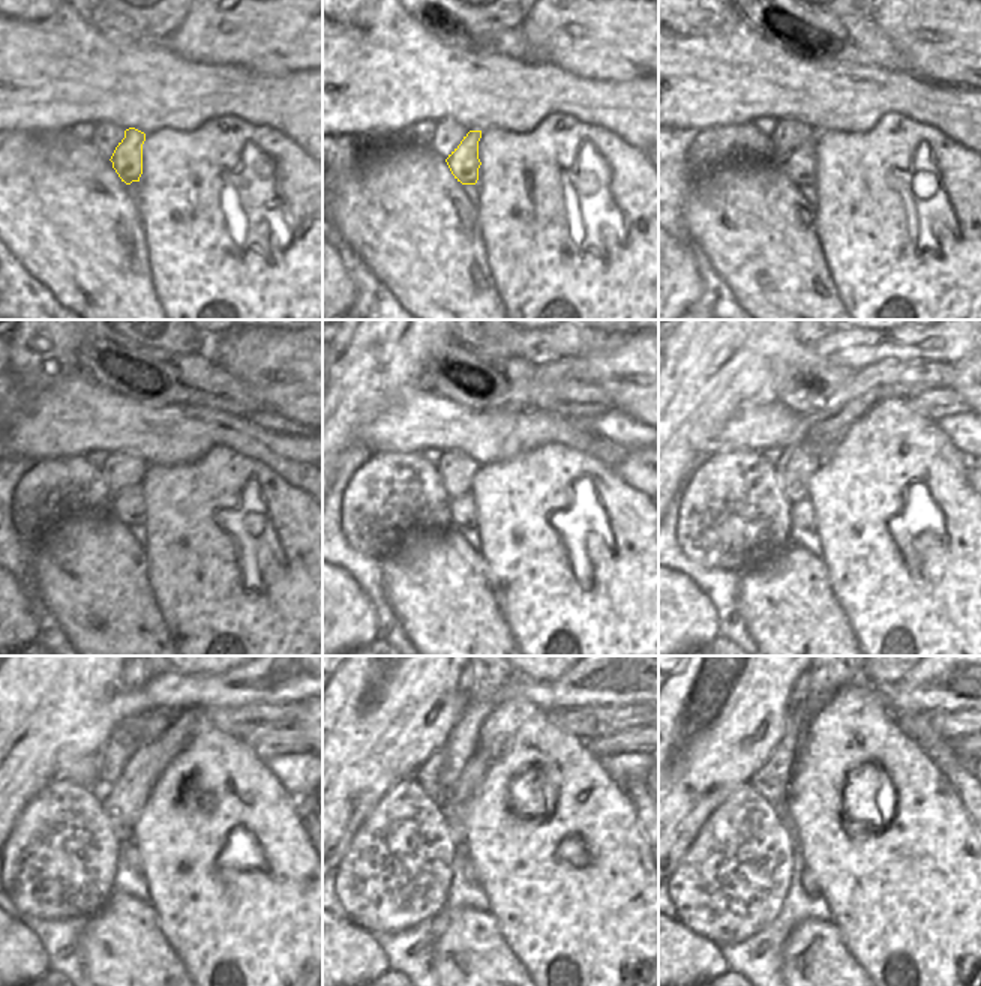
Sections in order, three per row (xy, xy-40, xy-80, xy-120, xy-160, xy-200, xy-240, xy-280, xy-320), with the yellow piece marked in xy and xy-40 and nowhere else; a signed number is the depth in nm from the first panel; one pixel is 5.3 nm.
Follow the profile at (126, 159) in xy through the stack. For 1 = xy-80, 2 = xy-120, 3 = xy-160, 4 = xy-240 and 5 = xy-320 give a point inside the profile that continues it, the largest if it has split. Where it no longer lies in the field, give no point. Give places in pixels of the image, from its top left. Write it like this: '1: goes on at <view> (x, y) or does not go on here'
1: goes on at xy-80 (800, 167)
2: goes on at xy-120 (128, 505)
3: goes on at xy-160 (464, 514)
4: goes on at xy-240 (129, 853)
5: goes on at xy-320 (807, 880)

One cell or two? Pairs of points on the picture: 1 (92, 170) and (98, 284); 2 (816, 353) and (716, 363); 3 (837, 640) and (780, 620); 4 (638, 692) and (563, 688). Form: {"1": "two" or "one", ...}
{"1": "one", "2": "one", "3": "one", "4": "one"}

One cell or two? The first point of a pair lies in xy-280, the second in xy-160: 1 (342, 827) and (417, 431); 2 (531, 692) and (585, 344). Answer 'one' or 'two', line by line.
1: two
2: one

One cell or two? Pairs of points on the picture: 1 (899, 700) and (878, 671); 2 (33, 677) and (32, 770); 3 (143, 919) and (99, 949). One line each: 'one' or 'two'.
1: two
2: one
3: one

